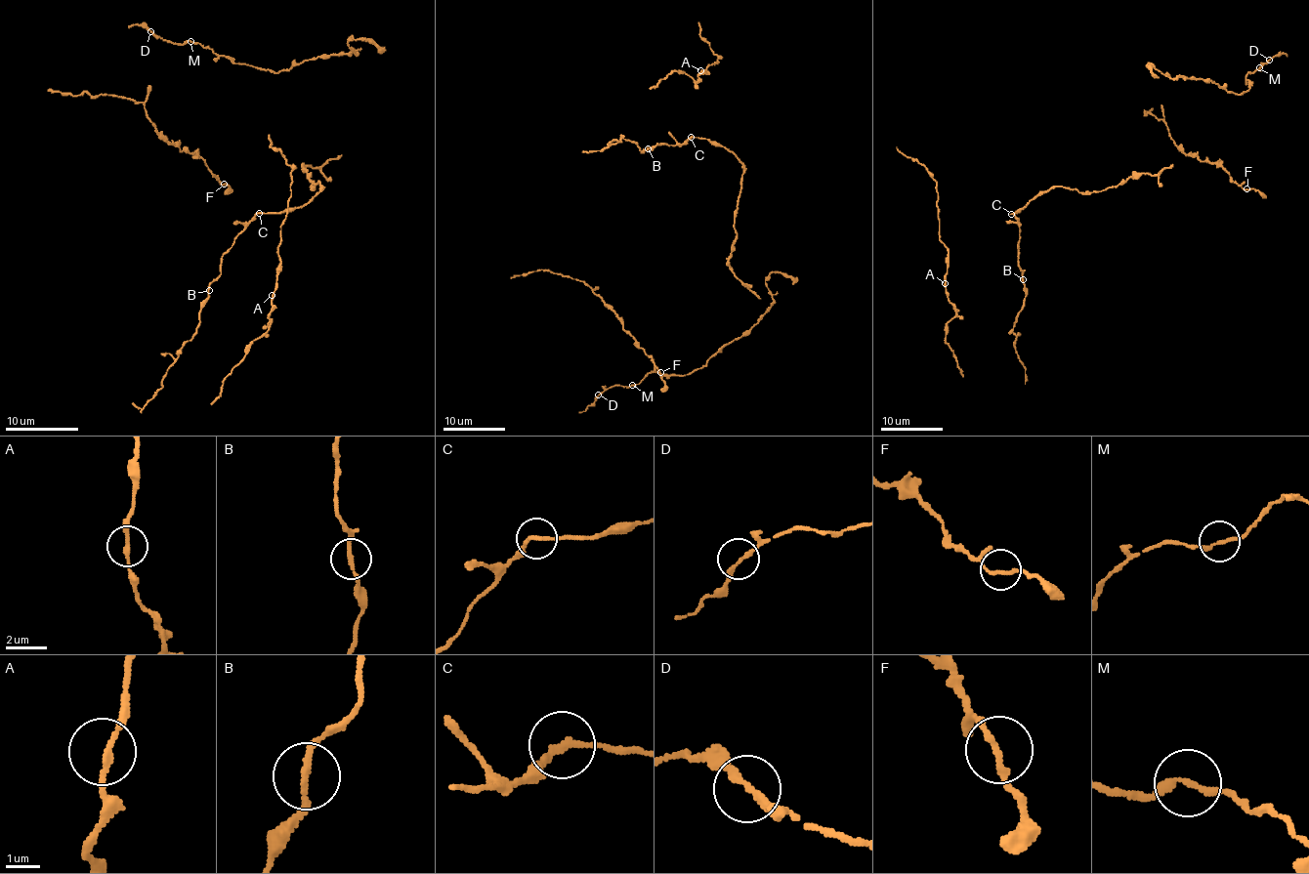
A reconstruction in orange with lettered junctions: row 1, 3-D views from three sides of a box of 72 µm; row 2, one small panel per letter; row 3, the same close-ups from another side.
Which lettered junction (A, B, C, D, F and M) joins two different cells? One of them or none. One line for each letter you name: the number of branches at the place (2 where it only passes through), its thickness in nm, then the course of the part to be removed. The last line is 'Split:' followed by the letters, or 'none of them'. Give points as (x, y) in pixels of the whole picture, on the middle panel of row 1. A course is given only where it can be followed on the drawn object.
Split: none of them

